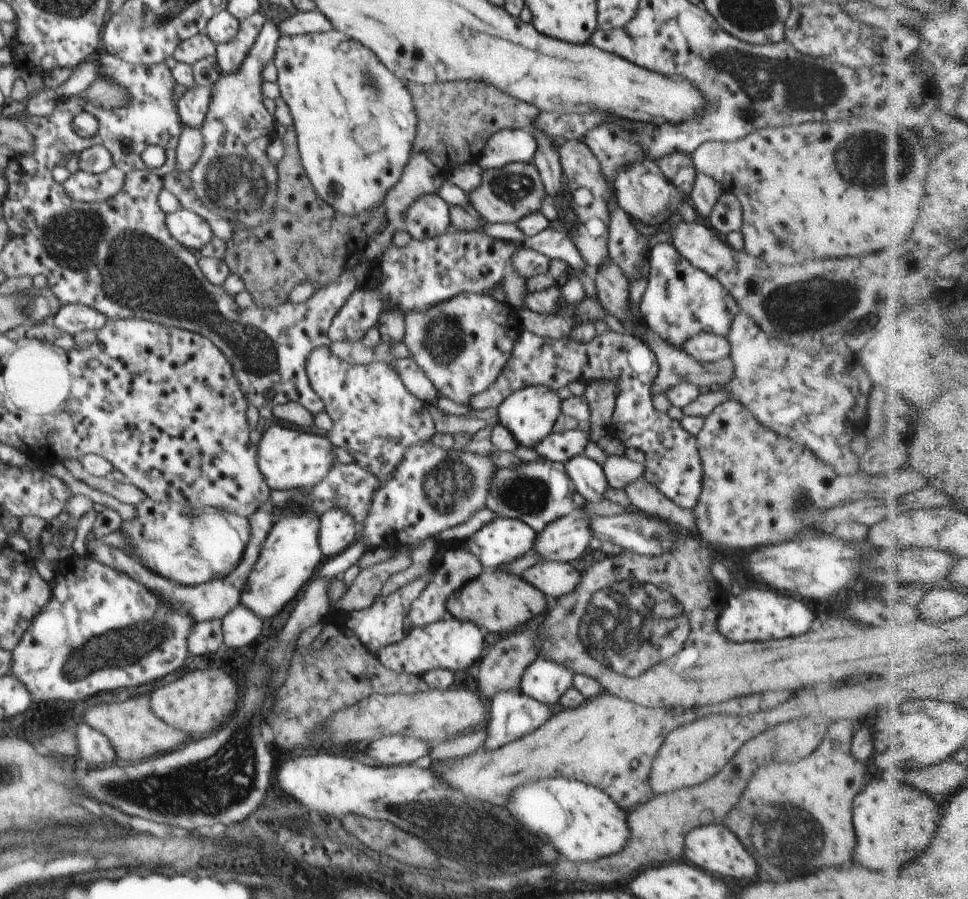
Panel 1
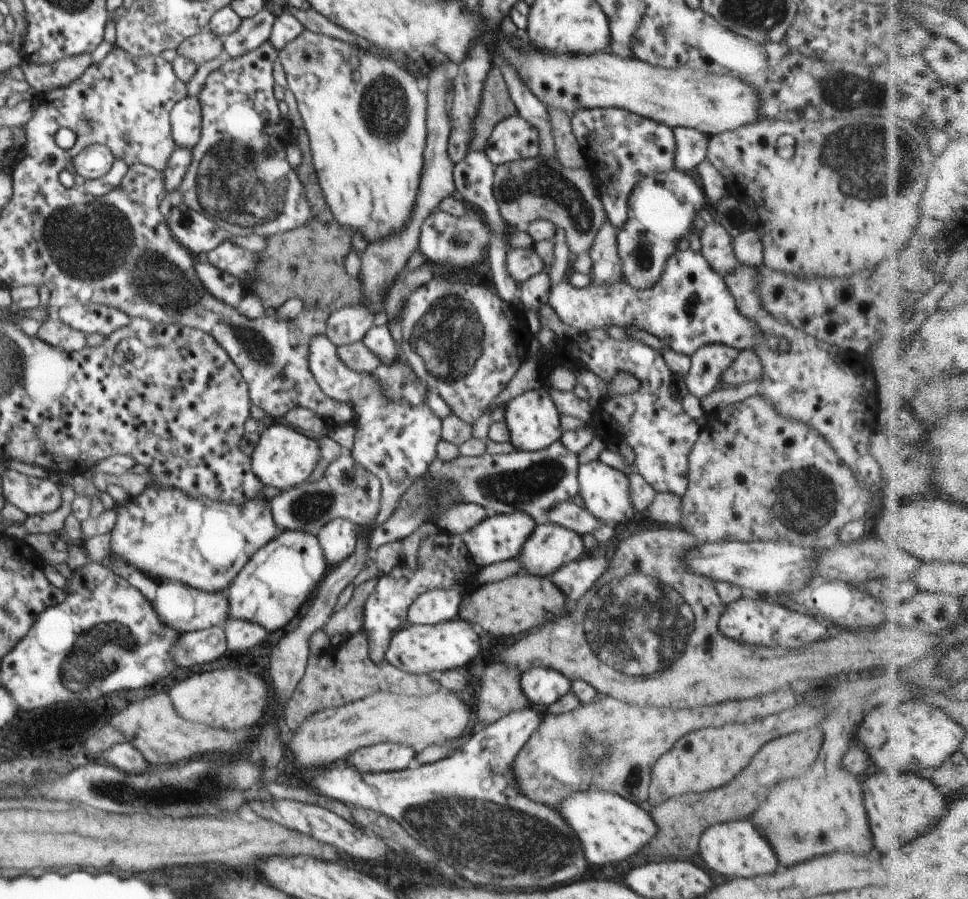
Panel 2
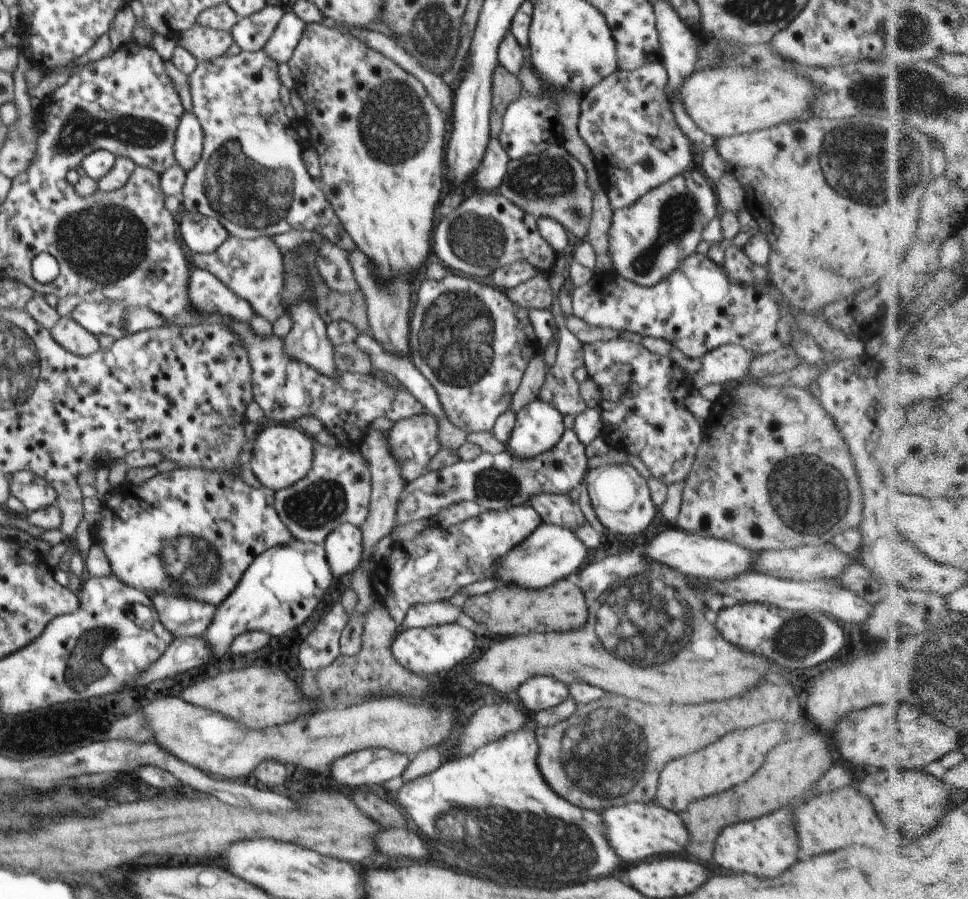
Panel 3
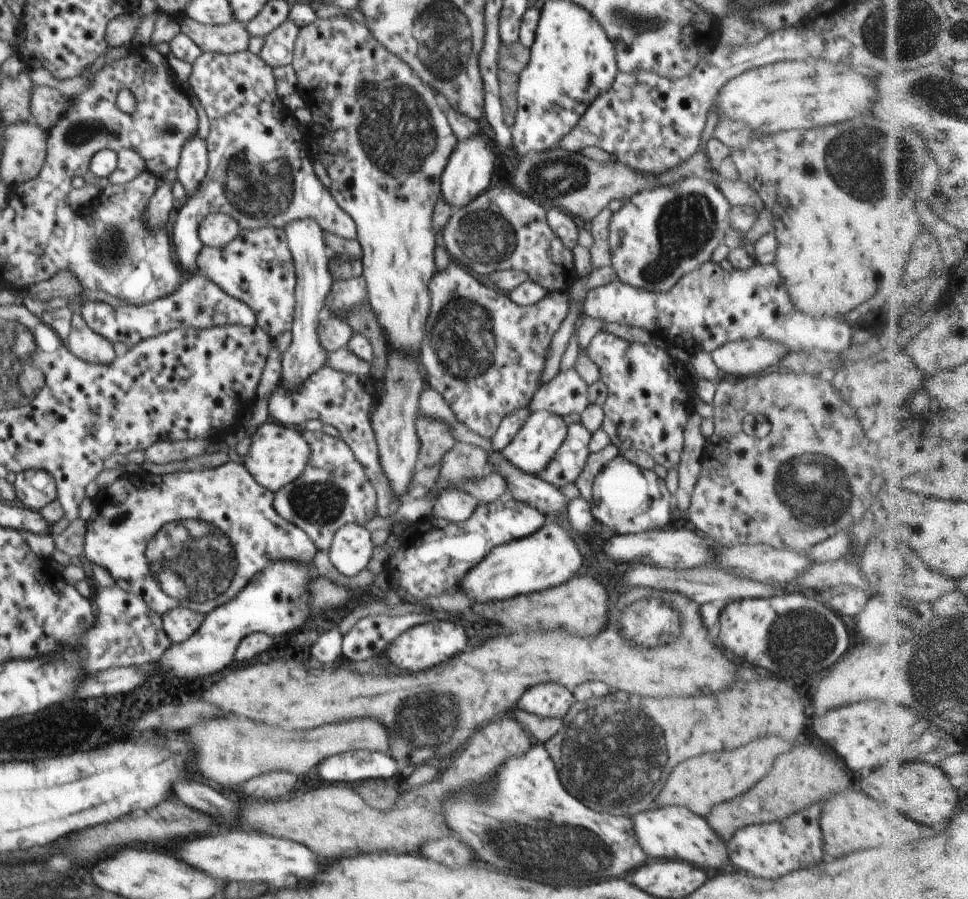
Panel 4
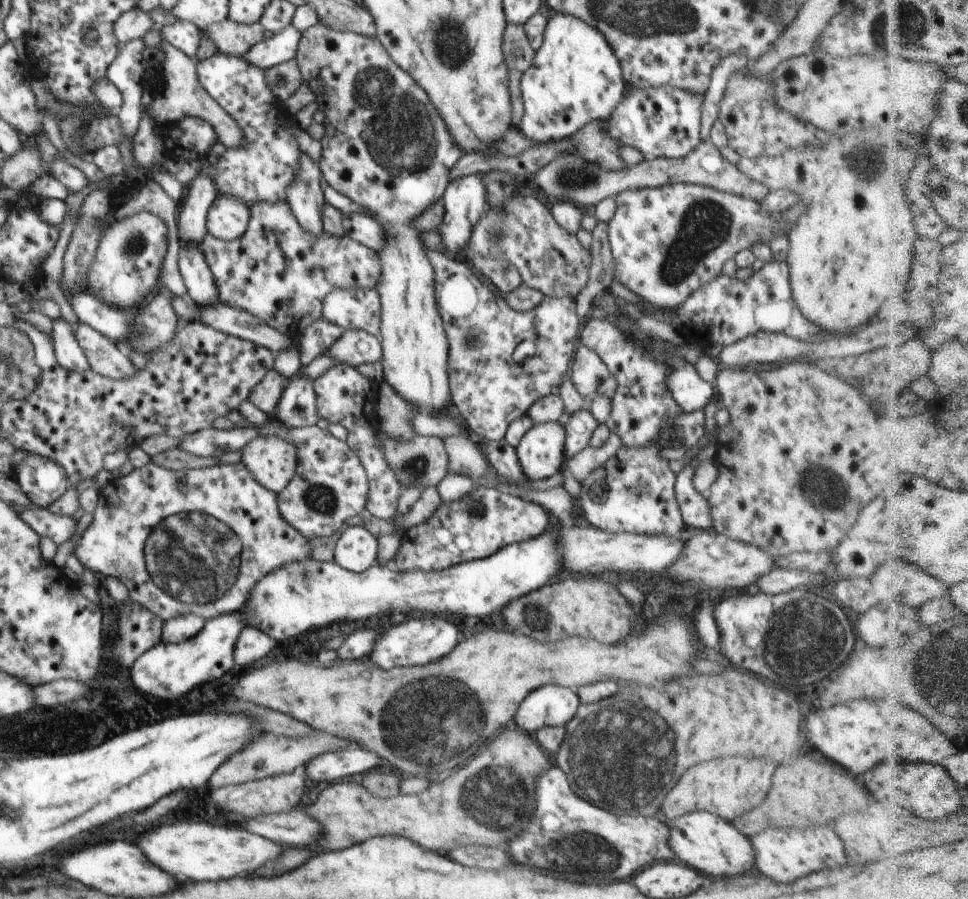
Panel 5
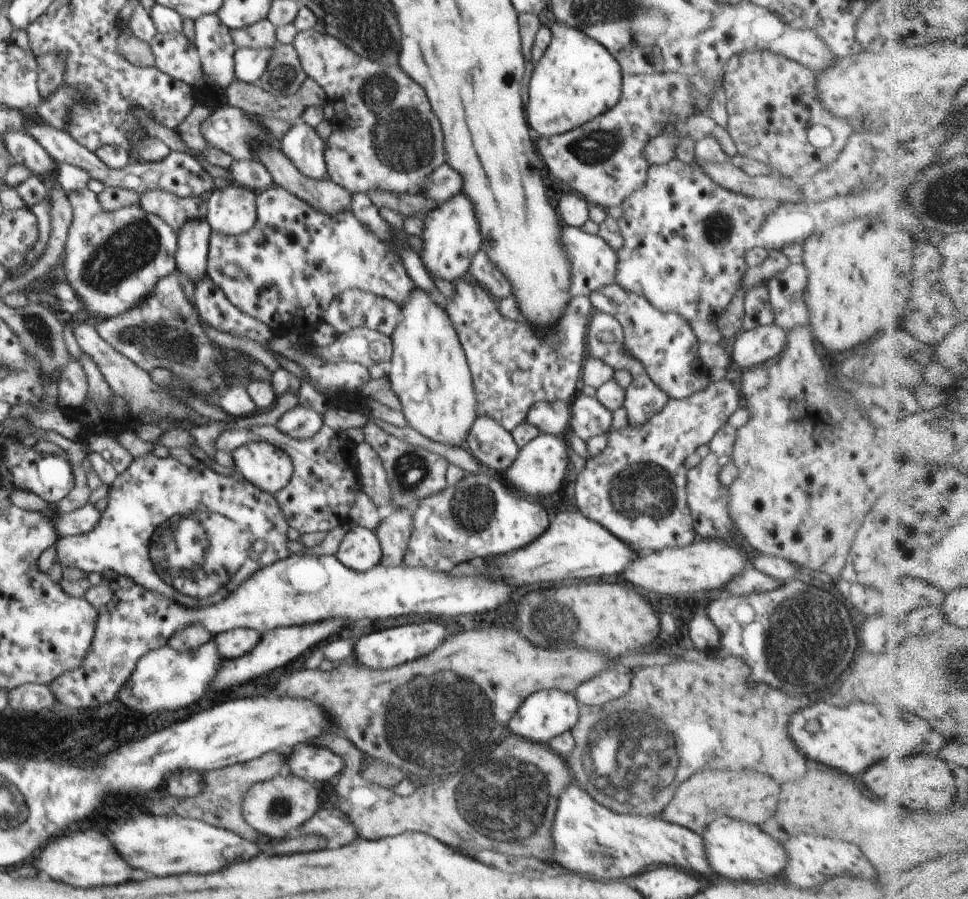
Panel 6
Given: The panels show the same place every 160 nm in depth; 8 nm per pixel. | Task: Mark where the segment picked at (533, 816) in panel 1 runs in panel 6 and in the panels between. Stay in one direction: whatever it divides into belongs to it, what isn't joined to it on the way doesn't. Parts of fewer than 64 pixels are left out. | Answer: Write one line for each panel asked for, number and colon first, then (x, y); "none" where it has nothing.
2: (611, 828)
3: (635, 830)
4: (675, 833)
5: (706, 842)
6: (736, 849)

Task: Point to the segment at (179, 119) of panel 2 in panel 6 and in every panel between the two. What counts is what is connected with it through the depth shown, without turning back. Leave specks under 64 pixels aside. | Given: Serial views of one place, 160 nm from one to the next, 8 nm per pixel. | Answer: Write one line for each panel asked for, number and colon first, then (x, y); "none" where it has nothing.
3: (188, 143)
4: (193, 165)
5: (191, 219)
6: (193, 238)

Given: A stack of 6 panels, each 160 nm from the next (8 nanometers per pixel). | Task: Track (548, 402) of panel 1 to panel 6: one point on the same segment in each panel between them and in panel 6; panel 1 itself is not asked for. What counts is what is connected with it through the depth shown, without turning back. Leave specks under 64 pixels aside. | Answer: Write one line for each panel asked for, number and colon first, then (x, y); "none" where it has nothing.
2: (533, 422)
3: (538, 428)
4: (531, 450)
5: (541, 451)
6: (538, 470)

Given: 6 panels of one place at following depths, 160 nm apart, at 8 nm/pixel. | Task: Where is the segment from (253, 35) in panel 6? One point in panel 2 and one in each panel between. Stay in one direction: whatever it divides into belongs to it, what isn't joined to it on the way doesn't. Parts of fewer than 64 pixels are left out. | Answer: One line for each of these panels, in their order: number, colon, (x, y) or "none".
2: (205, 46)
3: (204, 43)
4: (227, 39)
5: (231, 38)

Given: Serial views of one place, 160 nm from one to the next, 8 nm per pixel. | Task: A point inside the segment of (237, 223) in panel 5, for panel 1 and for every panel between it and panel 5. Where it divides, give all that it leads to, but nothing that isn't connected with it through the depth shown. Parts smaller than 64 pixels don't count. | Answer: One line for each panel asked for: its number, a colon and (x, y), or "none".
1: (191, 230)
2: (194, 231)
3: (202, 234)
4: (216, 230)

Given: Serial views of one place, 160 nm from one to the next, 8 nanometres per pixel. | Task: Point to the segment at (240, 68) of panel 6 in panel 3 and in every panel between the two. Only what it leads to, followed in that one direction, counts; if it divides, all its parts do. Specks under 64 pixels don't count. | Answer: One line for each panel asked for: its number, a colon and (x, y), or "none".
3: (280, 47)
4: (278, 50)
5: (283, 46)

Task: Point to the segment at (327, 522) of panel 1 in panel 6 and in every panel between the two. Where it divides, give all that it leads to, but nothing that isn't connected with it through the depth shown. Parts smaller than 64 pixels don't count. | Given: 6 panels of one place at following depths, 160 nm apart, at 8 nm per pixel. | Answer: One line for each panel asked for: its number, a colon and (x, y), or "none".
2: (338, 539)
3: (343, 547)
4: (351, 550)
5: (356, 550)
6: (360, 550)

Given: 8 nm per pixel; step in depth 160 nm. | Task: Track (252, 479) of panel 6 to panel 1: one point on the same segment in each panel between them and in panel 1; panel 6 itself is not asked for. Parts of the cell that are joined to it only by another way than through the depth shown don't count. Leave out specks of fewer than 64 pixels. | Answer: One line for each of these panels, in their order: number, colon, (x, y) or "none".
1: (287, 458)
2: (284, 458)
3: (282, 456)
4: (279, 454)
5: (271, 460)

